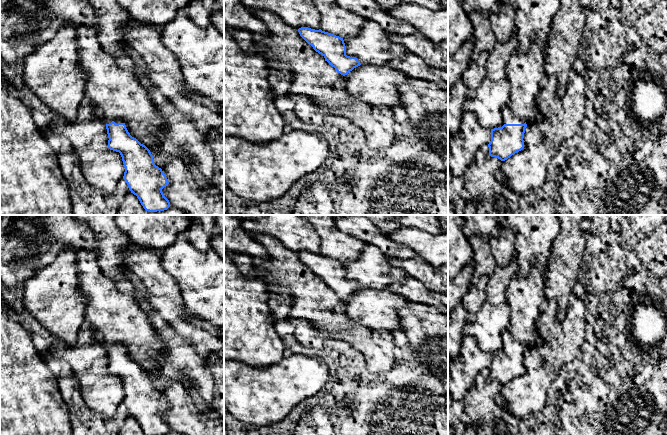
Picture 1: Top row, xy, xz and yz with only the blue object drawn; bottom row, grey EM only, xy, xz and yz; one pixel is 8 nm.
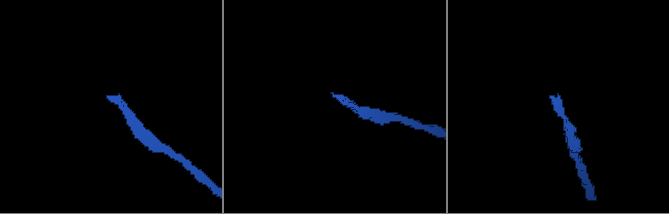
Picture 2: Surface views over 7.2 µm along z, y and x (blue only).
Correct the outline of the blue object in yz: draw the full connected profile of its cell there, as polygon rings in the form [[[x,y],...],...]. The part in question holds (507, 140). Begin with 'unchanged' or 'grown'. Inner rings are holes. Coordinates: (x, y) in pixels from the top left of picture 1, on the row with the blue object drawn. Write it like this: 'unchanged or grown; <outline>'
grown; [[[509,106],[502,110],[503,126],[491,130],[489,156],[505,161],[524,148],[527,124]]]

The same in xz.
unchanged; [[[301,27],[298,32],[341,75],[345,76],[361,65],[356,57],[346,55],[346,46],[343,38],[321,29],[315,30],[308,27]]]

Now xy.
grown; [[[105,118],[108,134],[108,148],[119,152],[125,167],[123,179],[131,193],[137,196],[146,211],[167,210],[171,205],[162,189],[169,182],[161,168],[155,165],[150,150],[128,132],[120,119],[108,121]]]

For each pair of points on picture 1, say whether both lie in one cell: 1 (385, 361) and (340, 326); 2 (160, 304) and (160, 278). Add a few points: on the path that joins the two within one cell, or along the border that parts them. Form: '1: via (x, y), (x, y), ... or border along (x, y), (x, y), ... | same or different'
1: via (374, 350), (362, 338), (351, 332) | same
2: via (160, 298), (160, 284) | same

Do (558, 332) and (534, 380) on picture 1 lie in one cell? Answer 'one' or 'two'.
one

